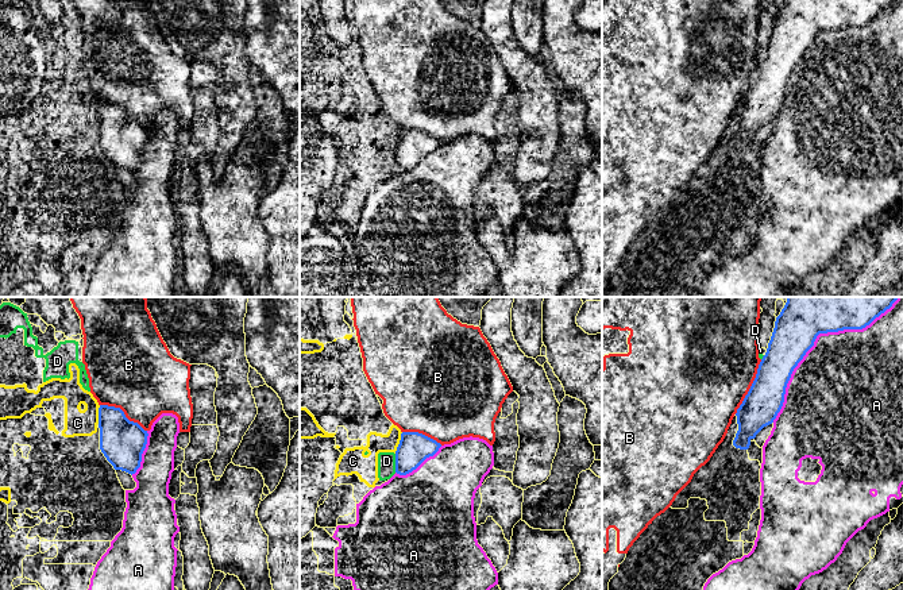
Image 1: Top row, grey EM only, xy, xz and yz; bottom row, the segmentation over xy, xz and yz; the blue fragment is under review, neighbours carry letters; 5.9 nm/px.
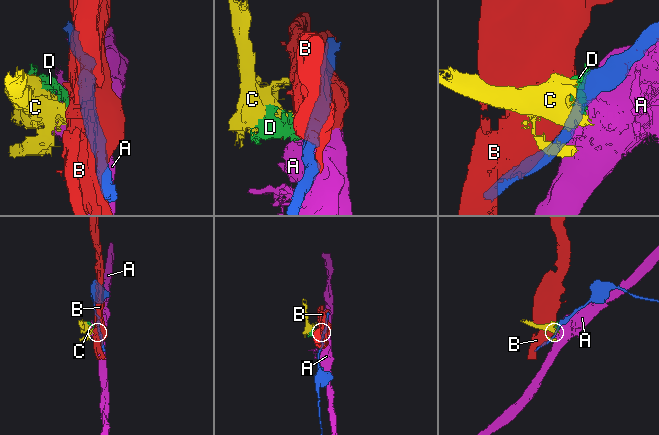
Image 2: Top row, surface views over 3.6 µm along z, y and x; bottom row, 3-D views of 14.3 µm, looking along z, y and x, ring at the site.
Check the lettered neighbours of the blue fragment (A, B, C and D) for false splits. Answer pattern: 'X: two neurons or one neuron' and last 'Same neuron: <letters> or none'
A: two neurons
B: two neurons
C: two neurons
D: two neurons
Same neuron: none

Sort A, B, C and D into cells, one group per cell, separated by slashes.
A / B / C D

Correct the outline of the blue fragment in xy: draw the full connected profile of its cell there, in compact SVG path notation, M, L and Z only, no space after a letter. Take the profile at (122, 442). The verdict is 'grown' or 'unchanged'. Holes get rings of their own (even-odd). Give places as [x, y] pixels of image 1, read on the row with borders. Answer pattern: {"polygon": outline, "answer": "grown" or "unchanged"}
{"polygon": "M99 408L100 450L115 470L135 474L147 444L147 431L130 421L120 408Z", "answer": "unchanged"}

